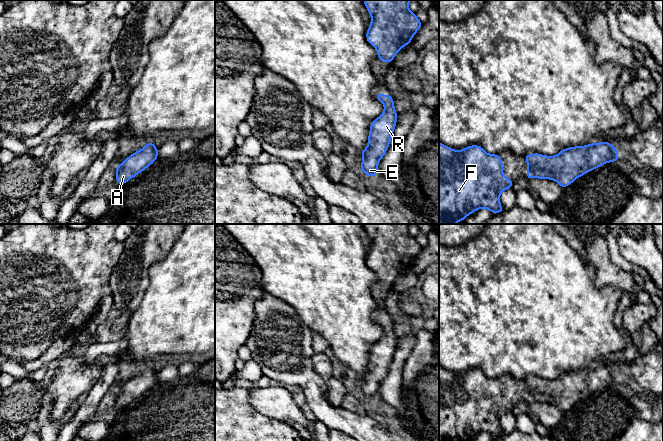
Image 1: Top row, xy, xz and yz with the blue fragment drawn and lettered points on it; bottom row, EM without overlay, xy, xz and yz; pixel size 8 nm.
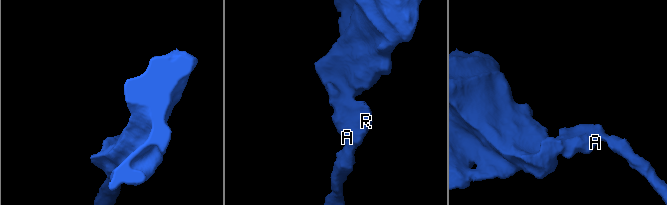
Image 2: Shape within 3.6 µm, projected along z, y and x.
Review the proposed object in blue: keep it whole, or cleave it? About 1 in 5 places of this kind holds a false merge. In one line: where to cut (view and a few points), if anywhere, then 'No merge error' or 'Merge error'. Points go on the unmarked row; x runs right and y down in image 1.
No split. No merge error

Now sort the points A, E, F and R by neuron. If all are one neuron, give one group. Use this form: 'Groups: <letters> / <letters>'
Groups: A E F R

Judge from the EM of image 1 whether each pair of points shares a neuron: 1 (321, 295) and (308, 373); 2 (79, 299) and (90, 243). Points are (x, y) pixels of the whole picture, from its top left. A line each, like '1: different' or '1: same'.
1: different
2: same

